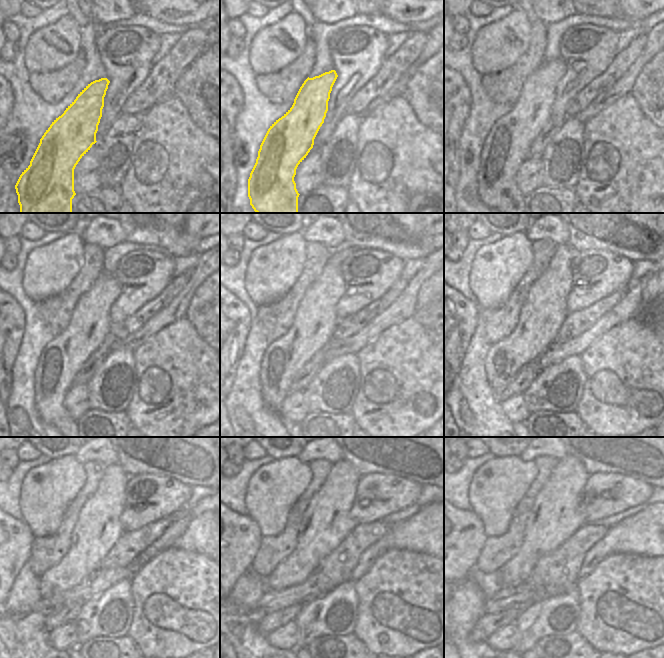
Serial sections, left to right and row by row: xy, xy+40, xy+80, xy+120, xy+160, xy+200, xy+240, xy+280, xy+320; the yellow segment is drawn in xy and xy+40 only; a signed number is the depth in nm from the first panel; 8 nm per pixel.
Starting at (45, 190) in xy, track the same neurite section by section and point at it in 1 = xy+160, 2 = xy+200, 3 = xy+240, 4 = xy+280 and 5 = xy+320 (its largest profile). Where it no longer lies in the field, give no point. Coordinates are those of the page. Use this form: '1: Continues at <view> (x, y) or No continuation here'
1: Continues at xy+160 (313, 327)
2: Continues at xy+200 (544, 309)
3: Continues at xy+240 (98, 528)
4: Continues at xy+280 (327, 521)
5: Continues at xy+320 (555, 516)

